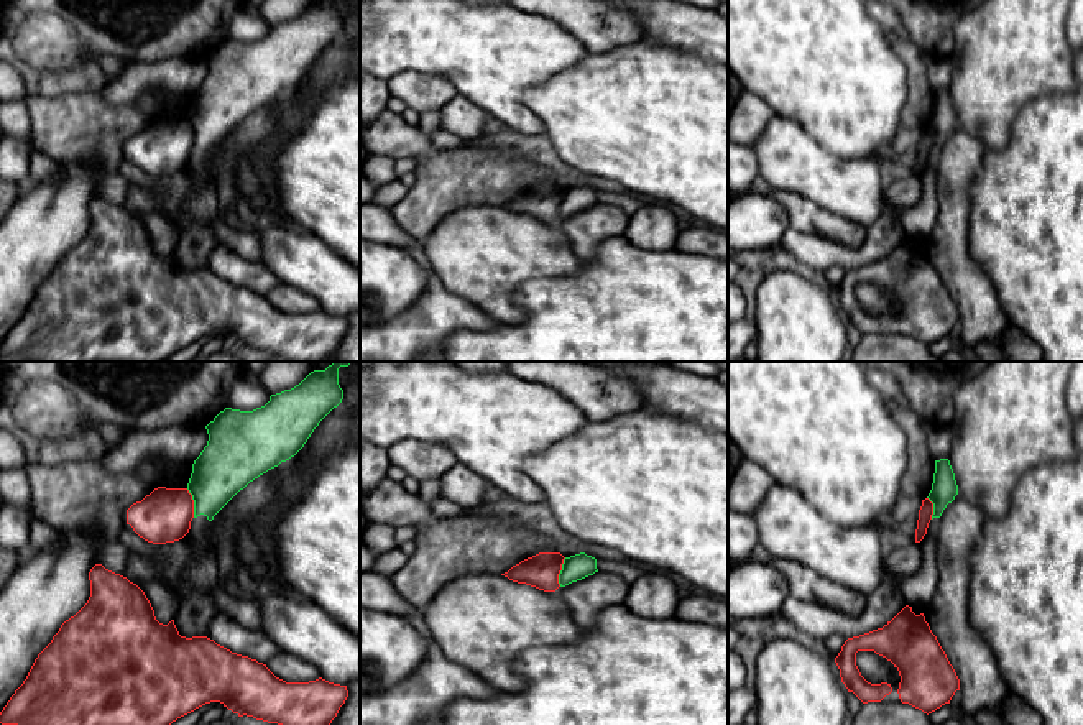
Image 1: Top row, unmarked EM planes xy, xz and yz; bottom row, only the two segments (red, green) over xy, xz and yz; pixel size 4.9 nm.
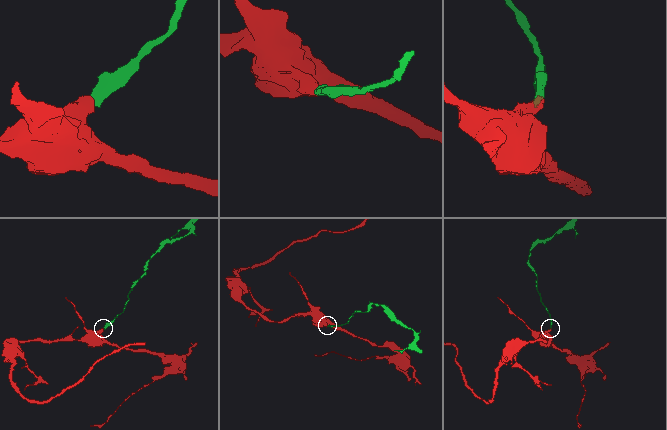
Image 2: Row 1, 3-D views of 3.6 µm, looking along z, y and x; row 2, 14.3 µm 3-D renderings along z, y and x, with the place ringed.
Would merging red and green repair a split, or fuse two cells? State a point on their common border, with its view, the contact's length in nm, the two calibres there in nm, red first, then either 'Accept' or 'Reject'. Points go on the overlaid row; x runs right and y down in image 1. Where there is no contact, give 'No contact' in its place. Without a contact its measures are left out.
Touches red at xy (193, 503). Shared border 150 nm. Thickness 260 nm (red) against 280 nm. Reject

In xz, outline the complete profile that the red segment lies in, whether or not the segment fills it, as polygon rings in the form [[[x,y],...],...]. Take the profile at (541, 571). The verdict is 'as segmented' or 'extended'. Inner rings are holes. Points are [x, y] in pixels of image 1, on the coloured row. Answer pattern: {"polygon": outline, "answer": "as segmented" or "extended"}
{"polygon": [[[539,552],[513,566],[501,575],[544,592],[555,592],[560,587],[559,574],[562,570],[564,559],[565,557],[560,552]]], "answer": "as segmented"}

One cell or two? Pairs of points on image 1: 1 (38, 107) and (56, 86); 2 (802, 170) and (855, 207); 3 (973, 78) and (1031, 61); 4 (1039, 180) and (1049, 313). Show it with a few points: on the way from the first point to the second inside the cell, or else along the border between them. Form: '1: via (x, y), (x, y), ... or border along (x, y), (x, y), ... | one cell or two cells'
1: border along (82, 91), (56, 97), (28, 96) | two cells
2: via (815, 173), (842, 194) | one cell
3: via (988, 76), (1003, 61), (1016, 61) | one cell
4: via (1041, 212), (1041, 239), (1049, 247), (1049, 280) | one cell

